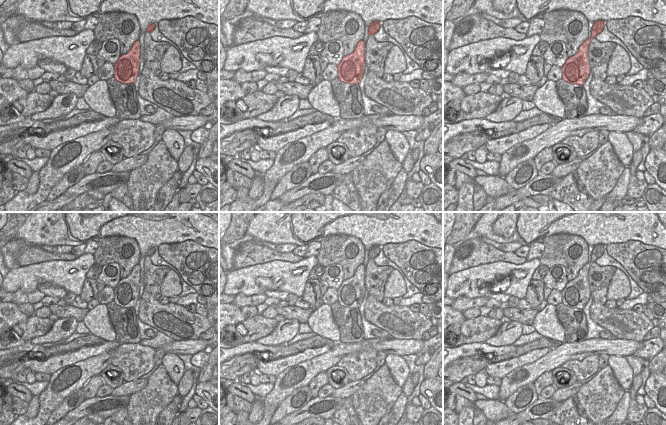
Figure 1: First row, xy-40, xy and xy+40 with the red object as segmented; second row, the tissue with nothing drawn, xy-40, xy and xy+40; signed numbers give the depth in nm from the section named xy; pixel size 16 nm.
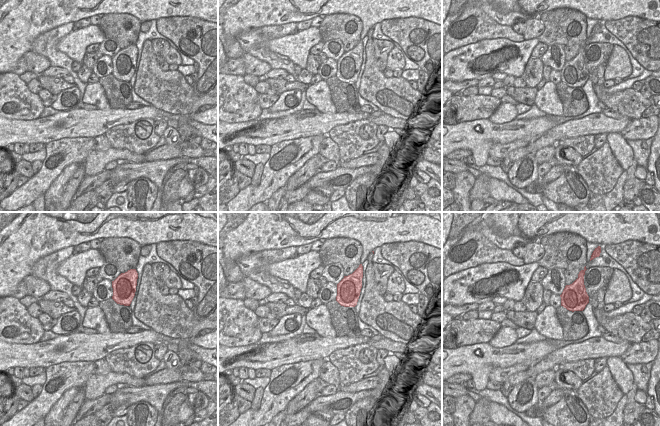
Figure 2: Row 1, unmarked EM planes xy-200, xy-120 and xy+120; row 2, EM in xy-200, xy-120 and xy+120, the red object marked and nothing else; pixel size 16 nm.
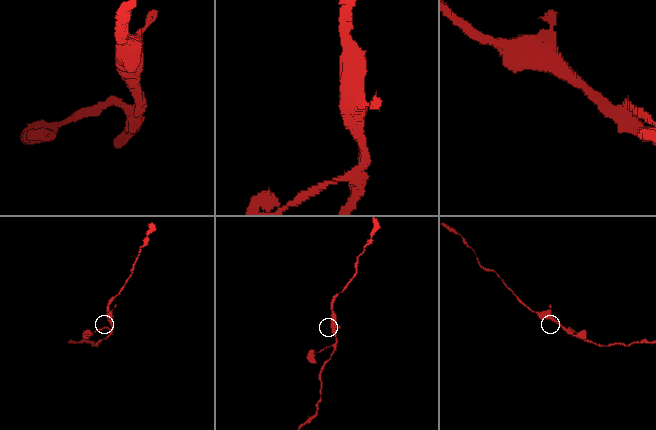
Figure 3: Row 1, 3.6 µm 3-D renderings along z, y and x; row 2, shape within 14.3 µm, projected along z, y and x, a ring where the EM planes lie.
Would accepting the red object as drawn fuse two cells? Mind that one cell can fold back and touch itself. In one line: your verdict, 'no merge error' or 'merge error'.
no merge error

